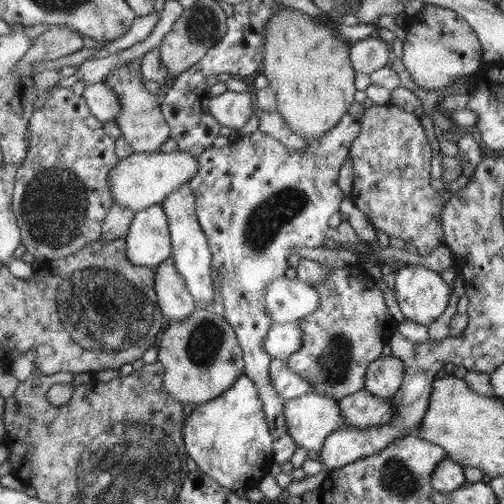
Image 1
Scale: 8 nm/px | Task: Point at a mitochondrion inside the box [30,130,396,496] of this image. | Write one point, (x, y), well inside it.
(102, 310)

